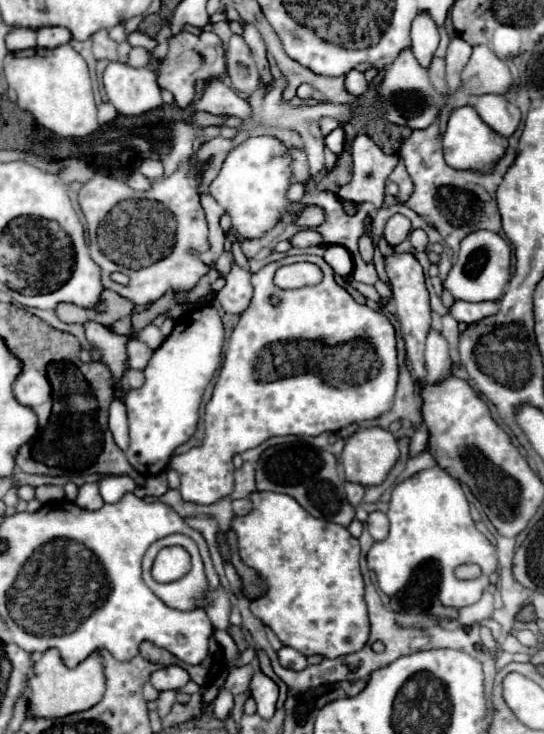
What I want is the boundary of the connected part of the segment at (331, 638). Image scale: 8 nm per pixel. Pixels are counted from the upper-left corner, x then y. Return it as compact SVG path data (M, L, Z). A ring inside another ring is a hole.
M252 493L254 511L244 517L234 517L232 529L238 535L238 553L244 565L256 569L268 583L266 595L250 601L250 611L262 619L278 639L300 651L302 655L322 655L328 659L360 651L370 635L368 607L364 601L364 579L360 573L360 543L346 527L316 519L306 513L296 499L280 493Z

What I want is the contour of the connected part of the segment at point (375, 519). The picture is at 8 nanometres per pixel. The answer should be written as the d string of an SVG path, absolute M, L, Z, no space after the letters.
M372 511L368 515L368 529L370 529L370 535L374 537L374 541L382 541L388 537L388 517L386 513L382 511Z

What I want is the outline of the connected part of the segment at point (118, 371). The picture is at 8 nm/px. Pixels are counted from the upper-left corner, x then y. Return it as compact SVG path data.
M86 323L86 339L102 351L102 361L110 367L116 383L120 383L126 369L126 343L128 337L116 335L100 323Z

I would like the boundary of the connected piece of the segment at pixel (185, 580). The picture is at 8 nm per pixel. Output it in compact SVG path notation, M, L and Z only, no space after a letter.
M172 534L166 536L162 539L158 539L156 543L152 543L150 547L148 547L148 551L146 551L146 555L144 555L144 561L142 561L142 579L144 579L144 583L168 605L168 607L172 607L172 609L178 609L178 611L192 611L192 609L198 609L198 607L202 607L204 611L206 611L206 615L210 617L210 621L212 621L212 625L214 625L214 629L228 629L228 617L230 617L230 599L228 599L228 595L226 595L226 591L222 589L222 587L210 587L208 585L208 581L206 581L206 577L197 577L197 576L188 576L178 579L178 581L174 581L174 583L166 583L166 585L162 585L162 583L156 583L154 579L152 579L152 575L150 575L150 567L152 567L152 561L154 561L154 557L158 555L158 551L164 547L170 546L182 546L185 548L185 535L183 534Z

